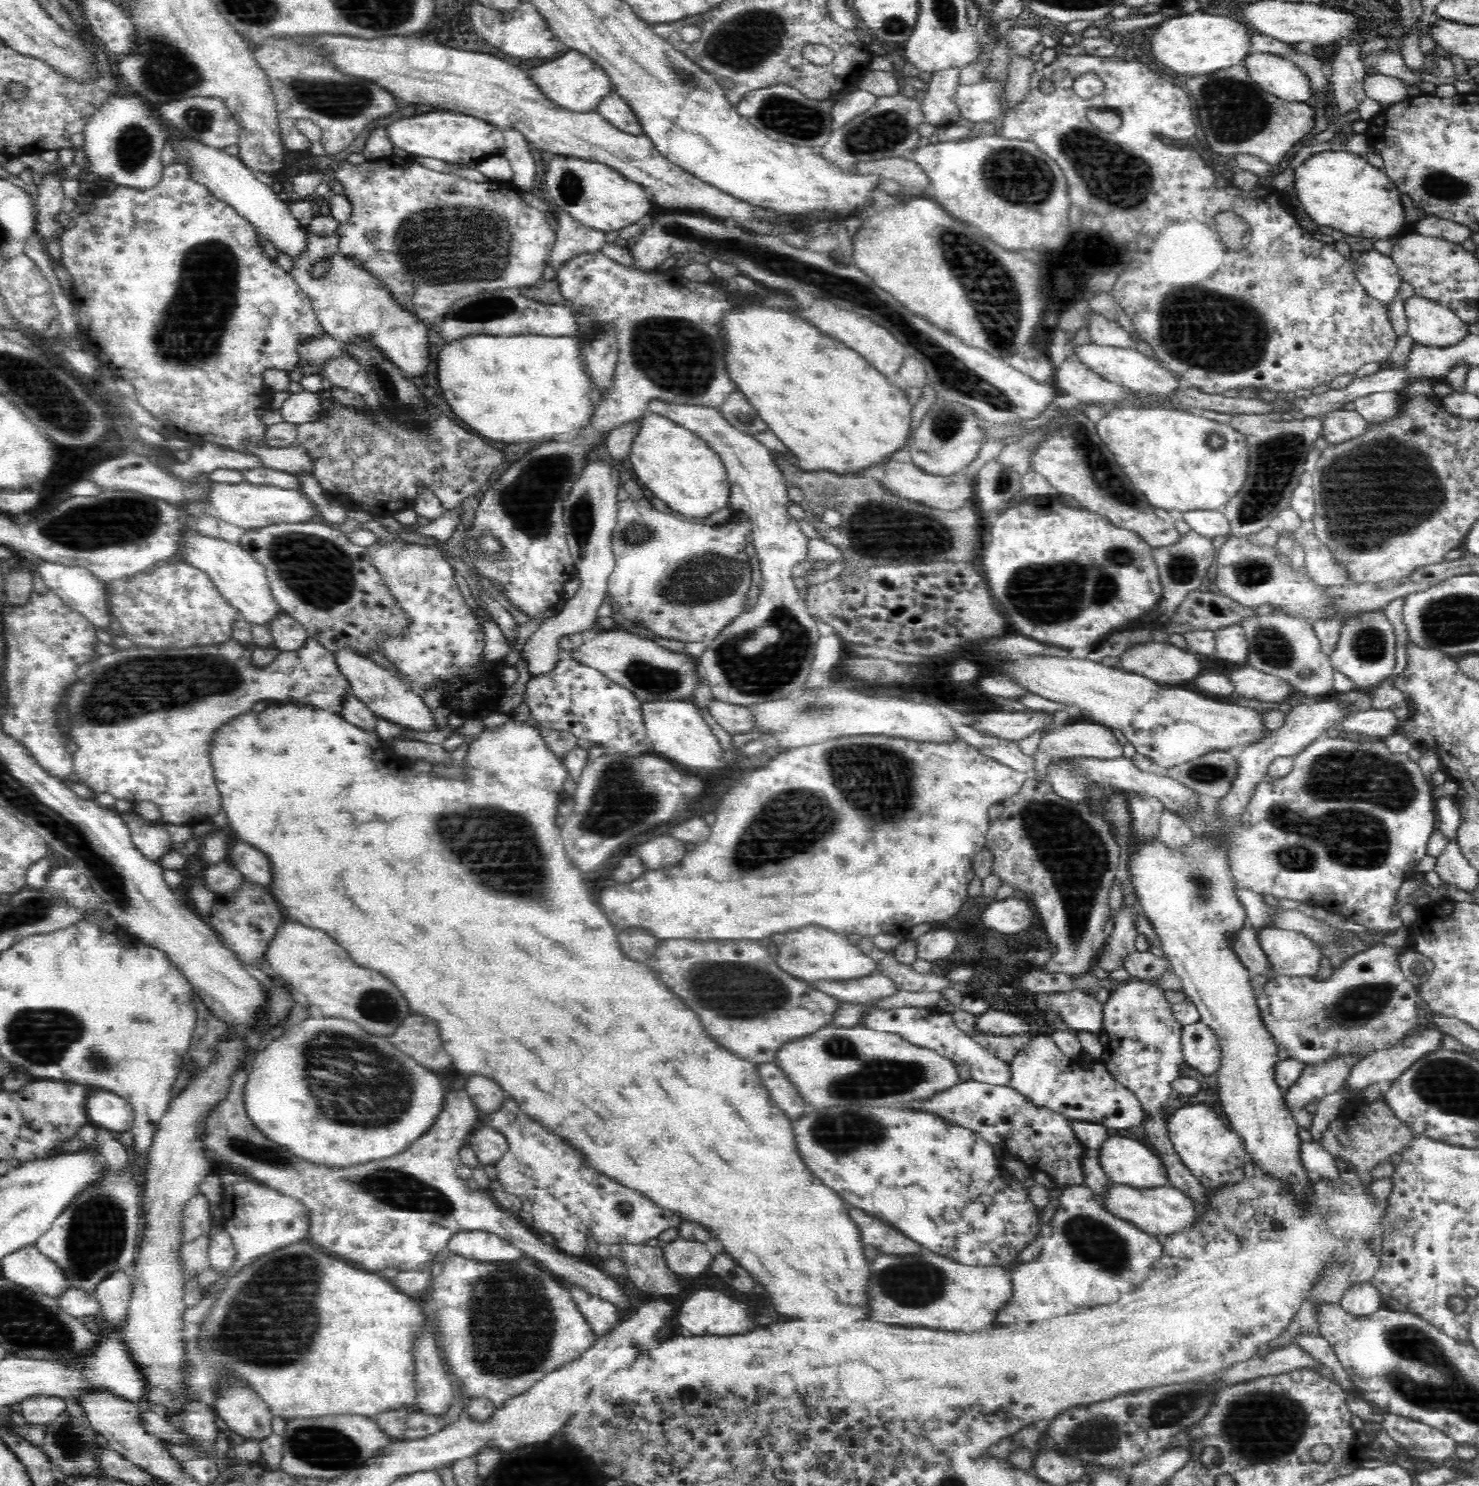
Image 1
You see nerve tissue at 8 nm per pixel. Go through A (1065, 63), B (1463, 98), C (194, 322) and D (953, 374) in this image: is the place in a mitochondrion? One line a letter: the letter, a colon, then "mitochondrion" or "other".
A: other
B: other
C: mitochondrion
D: mitochondrion

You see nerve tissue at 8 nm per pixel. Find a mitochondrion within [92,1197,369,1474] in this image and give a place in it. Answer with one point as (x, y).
(274, 1317)

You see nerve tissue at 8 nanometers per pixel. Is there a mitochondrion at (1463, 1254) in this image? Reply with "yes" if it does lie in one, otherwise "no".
no

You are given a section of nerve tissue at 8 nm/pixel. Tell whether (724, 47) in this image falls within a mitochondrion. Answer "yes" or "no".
yes

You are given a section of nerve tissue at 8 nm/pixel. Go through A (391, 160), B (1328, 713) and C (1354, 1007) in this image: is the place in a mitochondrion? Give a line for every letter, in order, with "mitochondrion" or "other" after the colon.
A: other
B: other
C: mitochondrion

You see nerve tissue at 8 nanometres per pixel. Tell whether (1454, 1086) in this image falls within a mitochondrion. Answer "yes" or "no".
yes

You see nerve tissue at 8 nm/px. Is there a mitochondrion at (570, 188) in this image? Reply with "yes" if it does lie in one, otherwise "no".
yes

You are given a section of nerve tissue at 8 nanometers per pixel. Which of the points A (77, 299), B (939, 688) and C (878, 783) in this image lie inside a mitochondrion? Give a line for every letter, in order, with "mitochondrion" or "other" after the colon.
A: other
B: other
C: mitochondrion

